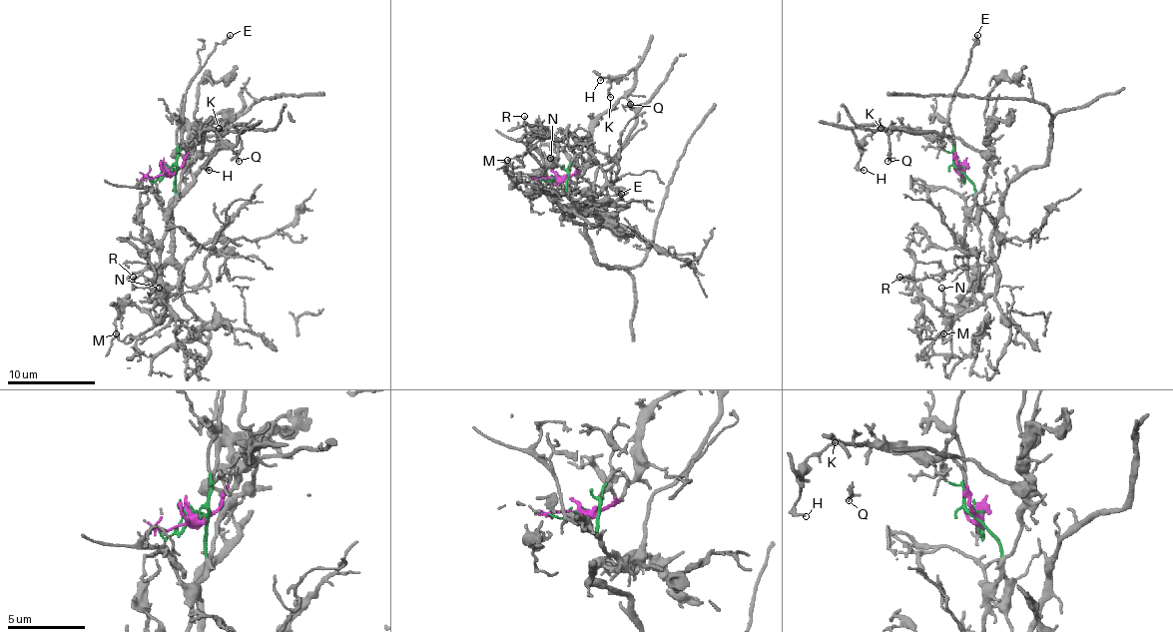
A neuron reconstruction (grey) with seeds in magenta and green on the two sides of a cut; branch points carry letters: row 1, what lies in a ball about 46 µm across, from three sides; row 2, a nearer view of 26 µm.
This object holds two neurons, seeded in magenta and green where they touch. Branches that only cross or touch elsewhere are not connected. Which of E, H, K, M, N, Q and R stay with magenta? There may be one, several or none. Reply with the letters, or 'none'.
H, K, Q

